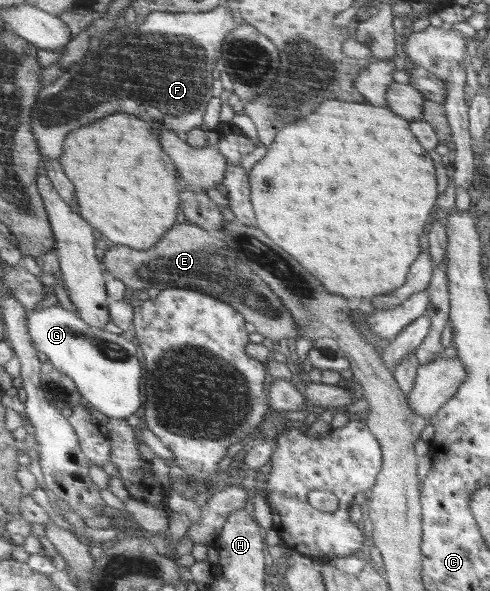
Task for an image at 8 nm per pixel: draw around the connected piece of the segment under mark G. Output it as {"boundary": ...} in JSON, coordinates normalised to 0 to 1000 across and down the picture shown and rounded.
{"boundary":[[[102,518],[84,525],[61,523],[53,531],[53,548],[80,601],[112,623],[143,638],[161,665],[220,707],[255,711],[288,689],[284,645],[288,614],[280,607],[276,580],[259,577],[247,565],[202,560],[157,531]]]}

